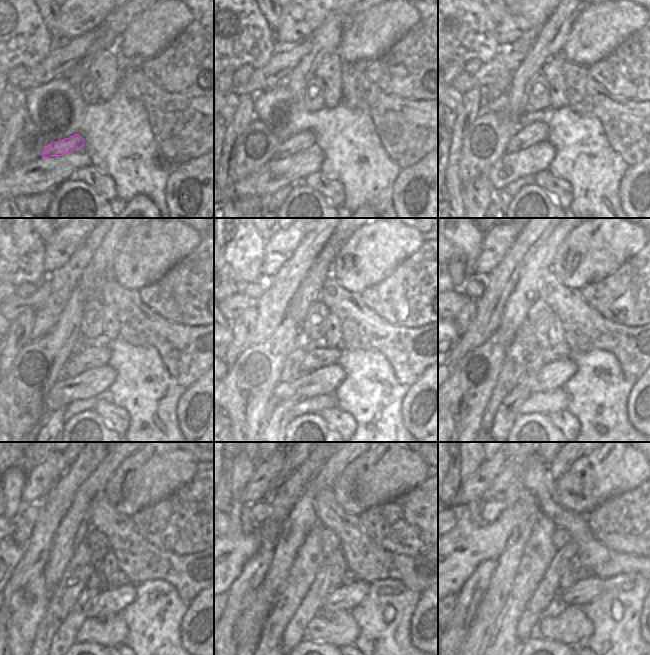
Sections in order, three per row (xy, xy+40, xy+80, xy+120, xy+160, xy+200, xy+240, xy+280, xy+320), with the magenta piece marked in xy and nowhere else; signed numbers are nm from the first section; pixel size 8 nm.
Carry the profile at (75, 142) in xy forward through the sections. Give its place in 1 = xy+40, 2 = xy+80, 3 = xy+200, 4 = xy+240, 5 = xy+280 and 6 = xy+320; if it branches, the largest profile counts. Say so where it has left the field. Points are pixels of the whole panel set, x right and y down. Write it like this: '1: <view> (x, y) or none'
1: xy+40 (304, 140)
2: xy+80 (527, 137)
3: xy+200 (562, 353)
4: xy+240 (117, 579)
5: xy+280 (348, 578)
6: xy+320 (582, 572)

